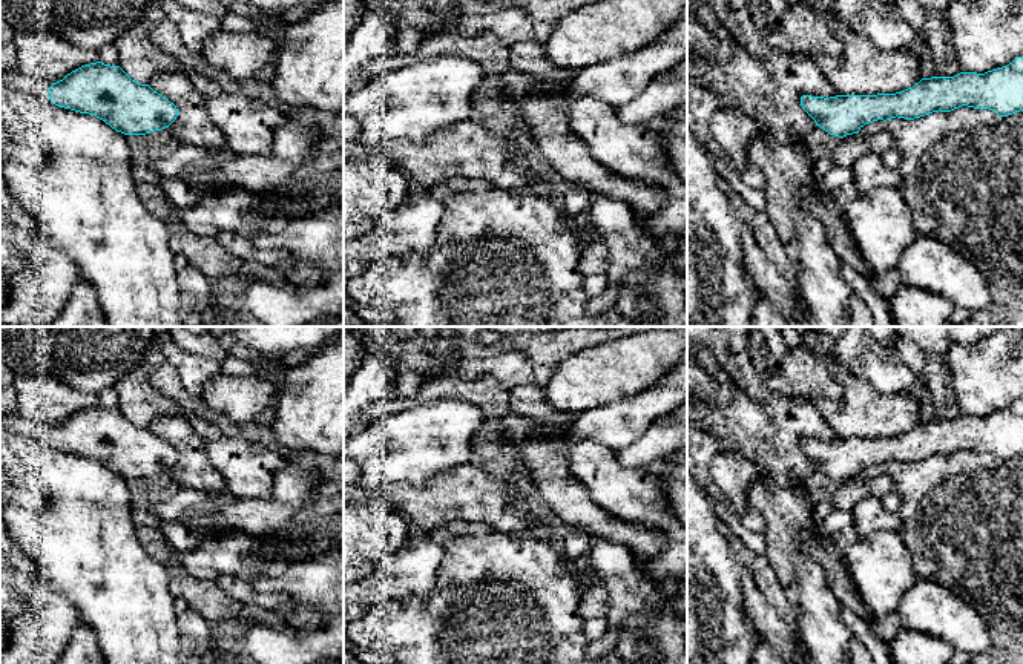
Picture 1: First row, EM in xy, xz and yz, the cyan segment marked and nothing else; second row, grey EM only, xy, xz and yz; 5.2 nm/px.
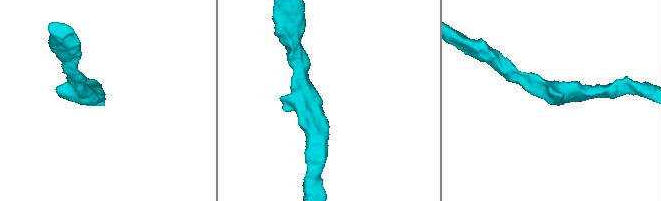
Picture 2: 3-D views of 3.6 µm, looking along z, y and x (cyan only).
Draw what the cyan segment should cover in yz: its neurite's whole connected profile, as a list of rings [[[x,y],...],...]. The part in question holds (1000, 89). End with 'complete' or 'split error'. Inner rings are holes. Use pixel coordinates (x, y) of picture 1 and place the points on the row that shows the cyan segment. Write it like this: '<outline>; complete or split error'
[[[1023,57],[985,74],[960,72],[954,77],[922,78],[896,94],[801,97],[802,109],[816,126],[844,138],[877,120],[914,120],[962,106],[989,109],[998,117],[1023,110]]]; complete

